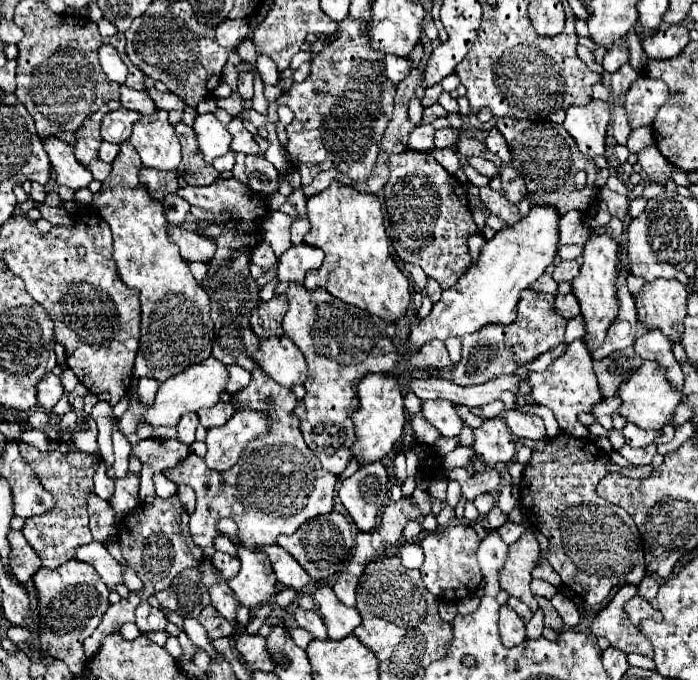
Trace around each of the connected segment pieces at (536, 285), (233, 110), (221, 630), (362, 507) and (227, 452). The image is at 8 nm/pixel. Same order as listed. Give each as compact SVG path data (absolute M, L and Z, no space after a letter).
M543 273L537 281L533 281L529 285L529 289L533 289L535 293L551 293L551 295L555 295L557 293L557 283L553 281L553 277L549 273Z
M233 91L227 99L217 99L217 107L219 109L225 109L229 115L239 115L241 111L243 111L243 99L241 99L241 95L237 93L237 91Z
M211 605L201 611L201 615L199 615L197 621L207 629L207 635L211 639L221 639L225 635L229 637L229 635L235 633L233 625L225 617L221 617L221 613L217 613L217 609L213 609Z
M383 463L367 465L345 479L337 491L343 507L355 521L357 529L367 533L377 527L377 515L387 501L389 475Z
M237 411L225 425L209 429L205 439L205 465L219 473L231 469L237 463L241 449L253 437L261 437L267 425L269 419L259 411Z

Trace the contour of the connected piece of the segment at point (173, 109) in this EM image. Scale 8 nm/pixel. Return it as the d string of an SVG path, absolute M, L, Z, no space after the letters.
M151 89L149 95L151 95L153 103L157 105L157 109L165 109L165 111L169 113L171 125L177 125L177 123L181 121L185 103L183 103L177 95L173 95L173 93L161 93L161 91L157 91L157 89Z

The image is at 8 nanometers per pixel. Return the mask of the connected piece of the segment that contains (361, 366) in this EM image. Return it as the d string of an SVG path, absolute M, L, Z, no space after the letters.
M291 285L289 291L289 311L283 319L283 329L285 329L285 337L291 339L299 351L305 355L307 361L307 381L305 381L305 409L307 415L301 421L299 429L305 437L307 447L319 457L321 465L325 471L333 473L333 475L341 475L345 471L345 467L349 465L351 457L349 457L349 445L353 441L353 409L357 409L359 401L357 401L357 383L367 375L367 373L387 373L395 369L401 360L405 360L407 367L417 367L417 369L441 369L441 367L449 367L449 353L443 341L431 341L429 345L425 345L425 349L421 349L419 353L406 354L404 356L397 352L393 347L391 339L385 333L385 321L379 321L379 317L373 317L371 313L365 313L363 309L357 307L349 307L343 301L337 301L333 295L329 295L323 289L317 291L307 291L303 285Z

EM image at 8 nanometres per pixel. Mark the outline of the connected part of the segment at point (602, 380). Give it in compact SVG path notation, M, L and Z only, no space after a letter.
M633 347L621 349L611 353L605 359L593 361L593 369L599 381L599 391L603 397L617 395L617 389L621 383L625 383L643 363L643 359L635 353Z

